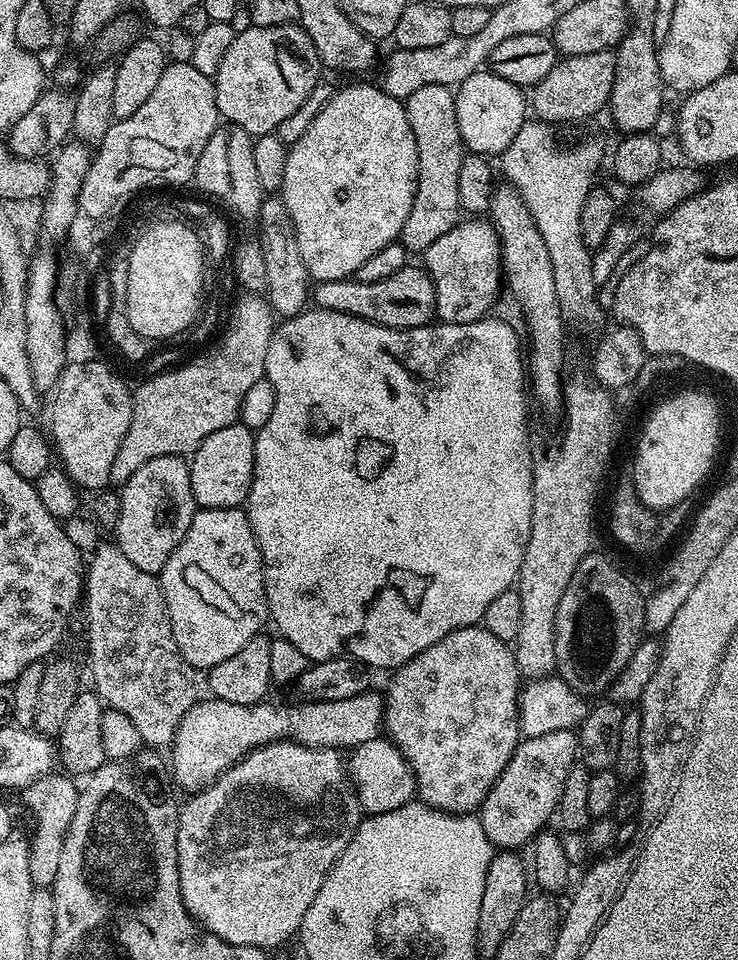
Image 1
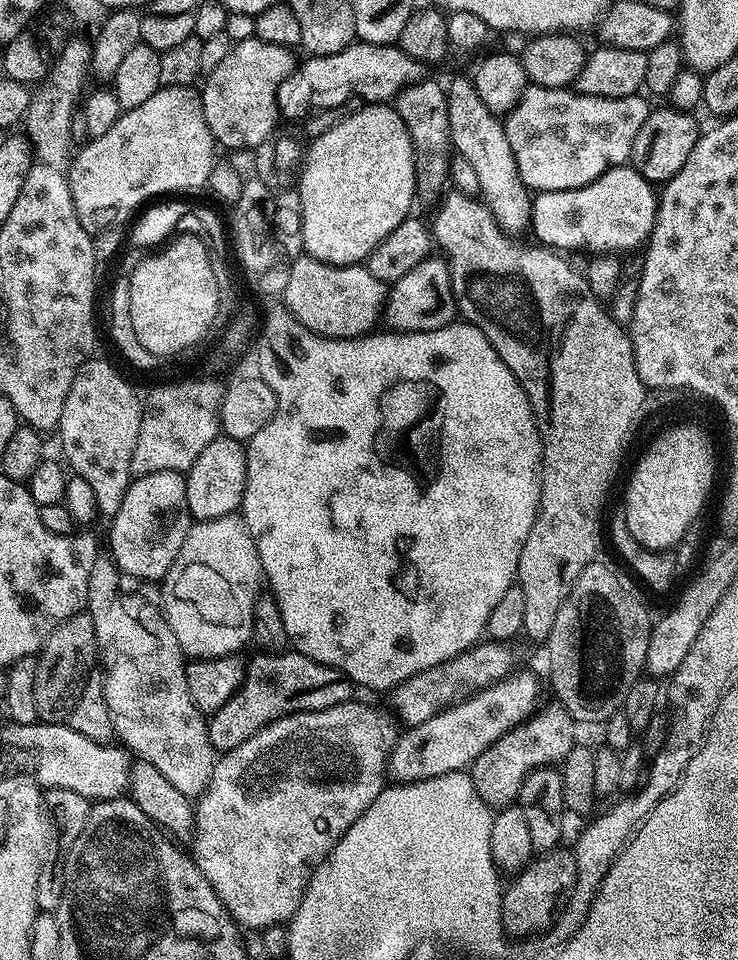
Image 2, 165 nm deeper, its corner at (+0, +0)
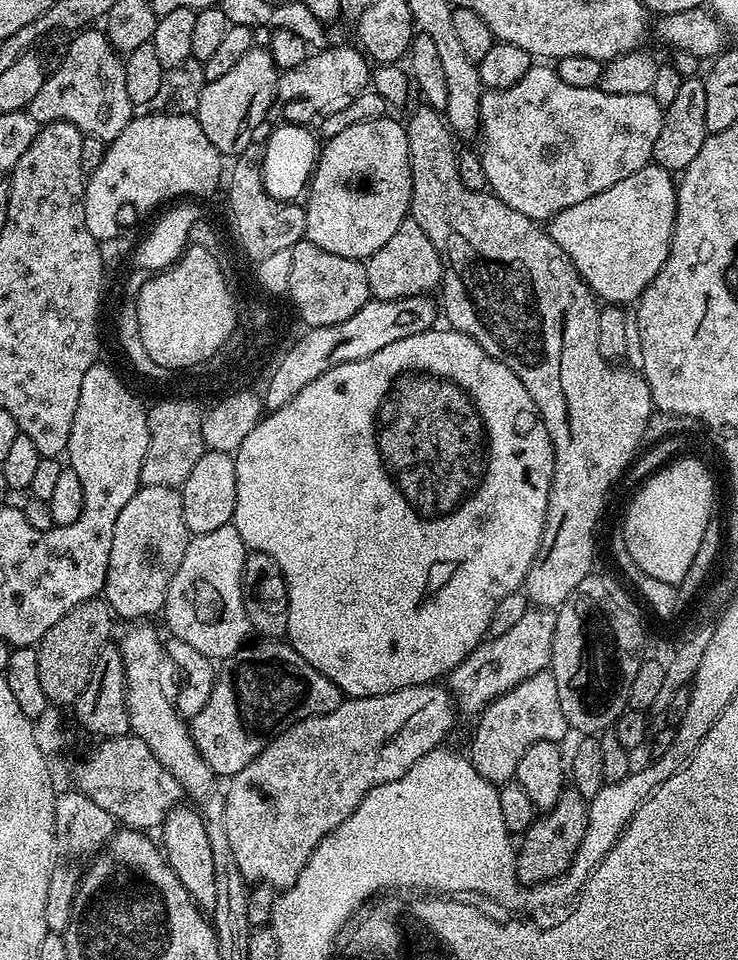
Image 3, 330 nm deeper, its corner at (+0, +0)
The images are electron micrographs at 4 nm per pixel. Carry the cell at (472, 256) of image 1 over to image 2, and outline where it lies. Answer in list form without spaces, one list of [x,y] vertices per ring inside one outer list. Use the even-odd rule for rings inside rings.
[[[444,258],[436,259],[418,262],[410,274],[398,278],[398,282],[391,285],[388,303],[382,313],[386,324],[388,320],[389,329],[398,332],[433,332],[457,319],[456,296],[452,292],[448,261]]]

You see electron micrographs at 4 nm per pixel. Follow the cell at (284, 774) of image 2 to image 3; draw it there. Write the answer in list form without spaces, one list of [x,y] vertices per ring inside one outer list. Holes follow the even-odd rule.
[[[439,683],[415,684],[402,690],[394,690],[390,694],[378,694],[377,696],[358,696],[355,698],[345,698],[334,710],[330,710],[321,716],[305,716],[289,723],[279,734],[273,735],[268,741],[268,745],[252,759],[242,770],[238,770],[236,776],[227,781],[224,797],[224,833],[228,839],[228,844],[234,850],[234,862],[238,862],[238,870],[244,875],[245,881],[259,882],[261,885],[271,885],[276,890],[287,890],[293,882],[300,877],[300,871],[308,864],[308,859],[314,854],[314,850],[319,846],[330,833],[342,822],[346,822],[353,814],[354,810],[379,784],[394,782],[402,778],[410,770],[410,766],[418,763],[423,756],[441,747],[448,731],[456,724],[458,708],[454,703],[451,692],[447,687]]]

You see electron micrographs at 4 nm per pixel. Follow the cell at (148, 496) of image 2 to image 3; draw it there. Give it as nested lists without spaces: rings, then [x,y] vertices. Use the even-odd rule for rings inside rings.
[[[142,486],[122,506],[122,514],[114,522],[108,578],[102,589],[108,607],[119,619],[121,616],[121,621],[152,618],[163,609],[168,587],[178,566],[182,566],[182,554],[186,554],[189,539],[186,518],[182,518],[182,498],[176,488]]]

